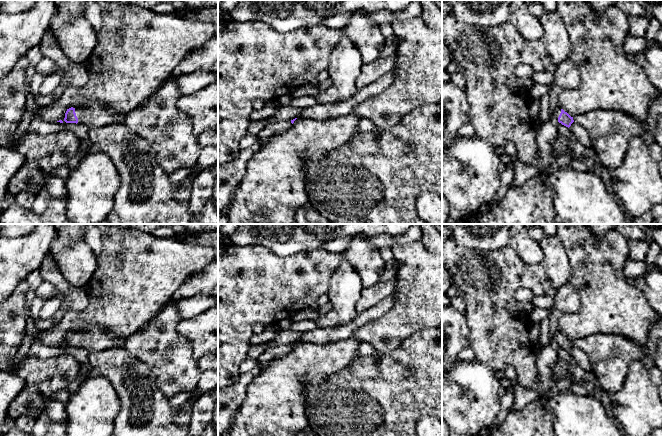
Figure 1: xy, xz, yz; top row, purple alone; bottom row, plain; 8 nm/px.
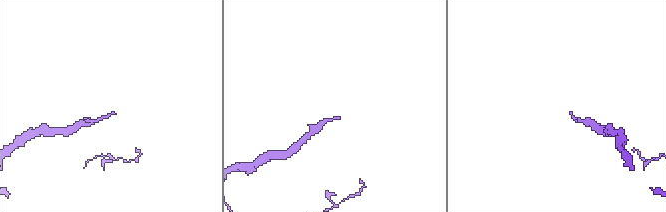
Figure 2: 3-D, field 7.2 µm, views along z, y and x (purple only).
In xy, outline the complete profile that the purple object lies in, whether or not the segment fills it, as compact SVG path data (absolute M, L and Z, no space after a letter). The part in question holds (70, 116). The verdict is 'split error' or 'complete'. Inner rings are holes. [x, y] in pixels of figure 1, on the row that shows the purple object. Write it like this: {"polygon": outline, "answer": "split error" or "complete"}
{"polygon": "M94 102L86 107L67 109L64 121L66 123L81 123L88 129L95 129L111 124L119 115L123 114L115 112L103 103Z", "answer": "split error"}

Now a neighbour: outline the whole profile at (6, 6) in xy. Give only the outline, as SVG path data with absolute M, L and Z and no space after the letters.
M0 0L0 12L16 14L32 9L37 0Z

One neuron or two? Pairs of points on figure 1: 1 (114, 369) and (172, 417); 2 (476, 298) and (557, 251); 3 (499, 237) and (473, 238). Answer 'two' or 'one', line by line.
1: one
2: one
3: one

